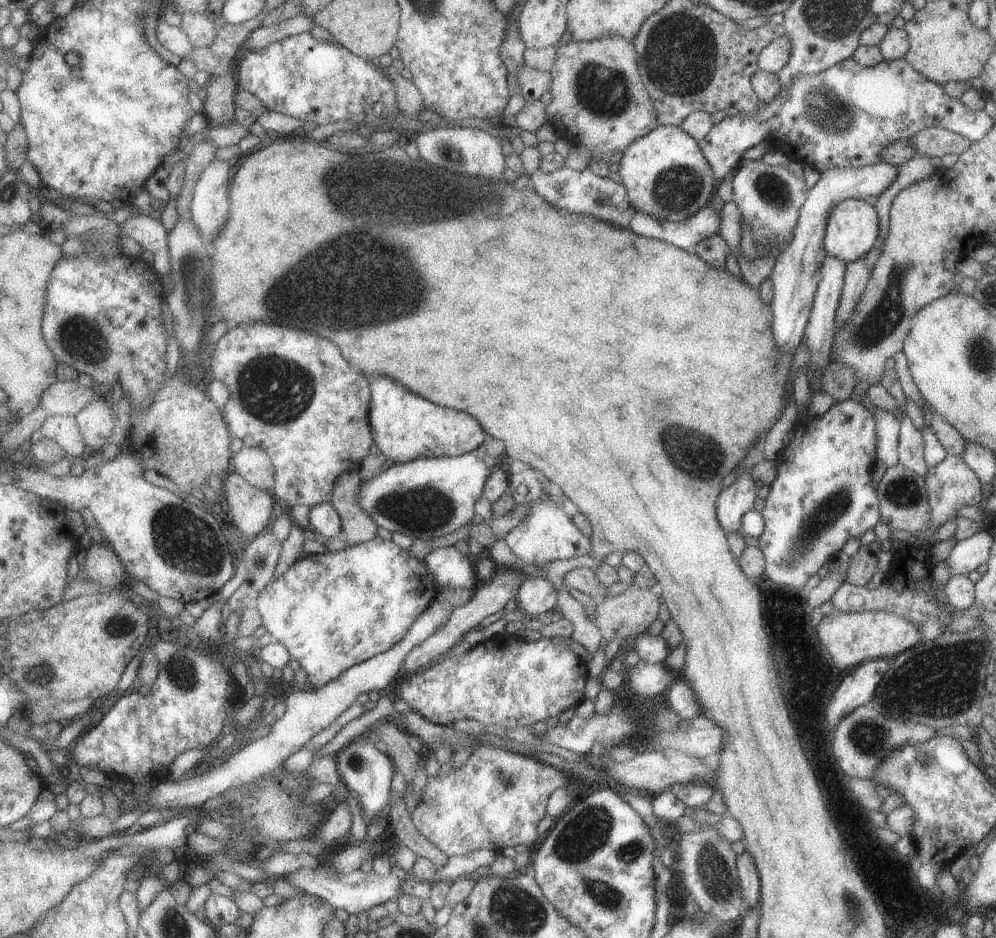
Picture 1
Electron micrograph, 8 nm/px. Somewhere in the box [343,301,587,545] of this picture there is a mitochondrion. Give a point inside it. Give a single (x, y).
(421, 511)

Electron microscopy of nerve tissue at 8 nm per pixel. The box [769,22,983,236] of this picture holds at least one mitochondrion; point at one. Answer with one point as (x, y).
(833, 113)

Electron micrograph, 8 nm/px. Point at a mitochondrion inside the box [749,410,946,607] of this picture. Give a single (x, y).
(838, 503)

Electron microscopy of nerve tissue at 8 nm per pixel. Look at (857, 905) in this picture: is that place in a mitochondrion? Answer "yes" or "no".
yes

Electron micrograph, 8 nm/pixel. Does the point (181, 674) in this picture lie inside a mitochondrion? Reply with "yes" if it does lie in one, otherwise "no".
yes

